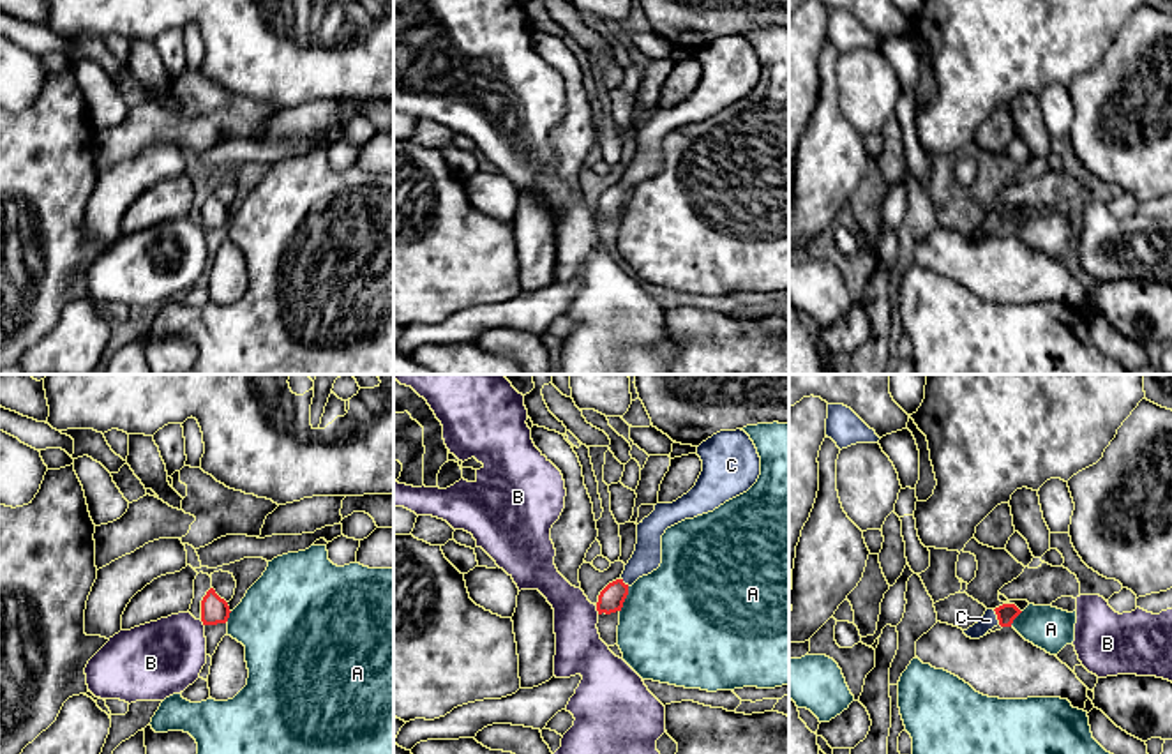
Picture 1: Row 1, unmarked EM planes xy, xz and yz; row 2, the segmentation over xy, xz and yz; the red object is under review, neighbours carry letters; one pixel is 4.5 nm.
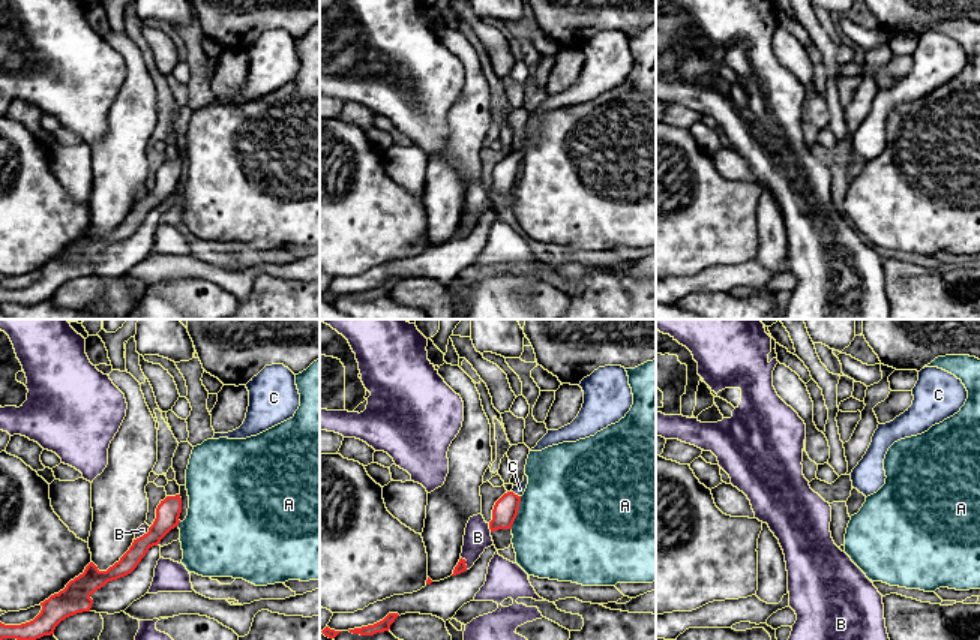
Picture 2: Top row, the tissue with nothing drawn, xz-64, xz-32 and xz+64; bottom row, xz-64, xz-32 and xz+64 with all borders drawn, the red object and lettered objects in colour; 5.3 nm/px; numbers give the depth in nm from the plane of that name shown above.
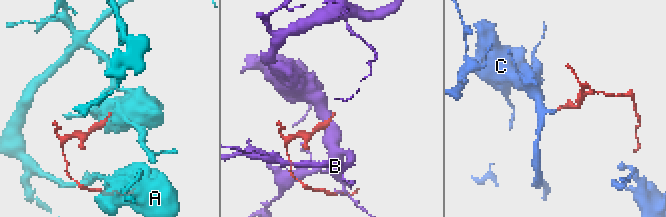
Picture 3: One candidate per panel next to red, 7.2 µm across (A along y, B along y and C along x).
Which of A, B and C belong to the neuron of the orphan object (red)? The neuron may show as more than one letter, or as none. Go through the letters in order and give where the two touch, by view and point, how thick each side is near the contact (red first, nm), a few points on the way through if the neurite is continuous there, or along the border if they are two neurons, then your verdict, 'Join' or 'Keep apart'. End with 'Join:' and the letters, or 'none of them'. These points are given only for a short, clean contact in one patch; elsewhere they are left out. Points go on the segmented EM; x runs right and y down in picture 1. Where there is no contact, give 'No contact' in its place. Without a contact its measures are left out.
A: Touches red at xz (625, 597). Thickness 120 nm (red) against 500 nm. Boundary: xz (629, 587), (620, 611). Keep apart
B: Touches red at xz (597, 610). Thickness 120 nm (red) against 220 nm. Keep apart
C: Touches red at yz (998, 617). Thickness 90 nm (red) against 70 nm. Path across: yz (1006, 613), (998, 617), (989, 620). Join
Join: C

